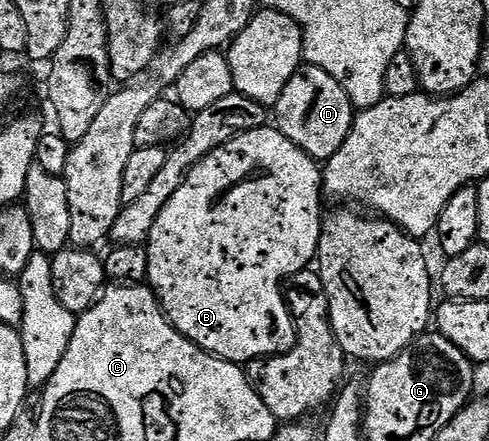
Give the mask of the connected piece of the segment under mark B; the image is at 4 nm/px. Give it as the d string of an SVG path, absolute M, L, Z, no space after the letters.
M276 126L256 128L250 132L240 132L237 136L219 146L207 158L199 161L195 167L185 174L185 180L171 194L171 202L159 210L159 218L155 218L155 226L151 226L151 234L147 241L149 254L149 278L148 287L153 289L157 300L161 304L161 311L176 328L181 331L192 344L197 344L205 352L212 356L218 356L220 360L230 360L233 364L248 365L255 360L265 360L270 356L282 356L290 352L297 342L297 326L293 315L289 313L285 305L283 295L283 282L297 272L306 271L317 259L317 247L321 237L321 196L323 197L323 172L318 161L312 160L291 138L282 134Z

